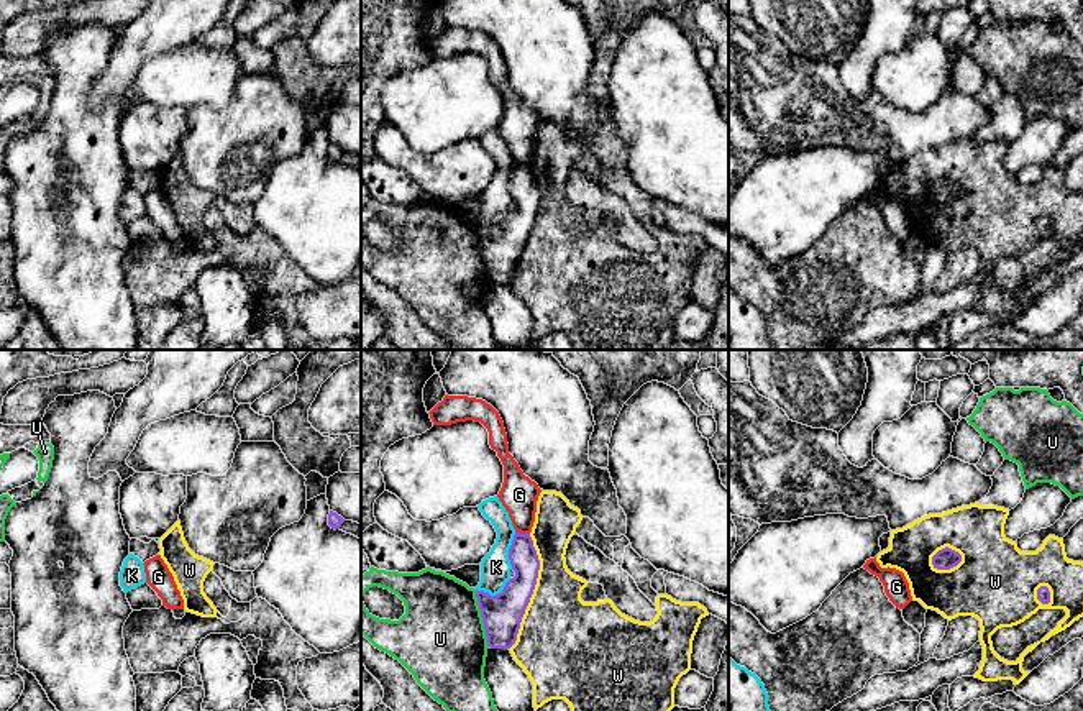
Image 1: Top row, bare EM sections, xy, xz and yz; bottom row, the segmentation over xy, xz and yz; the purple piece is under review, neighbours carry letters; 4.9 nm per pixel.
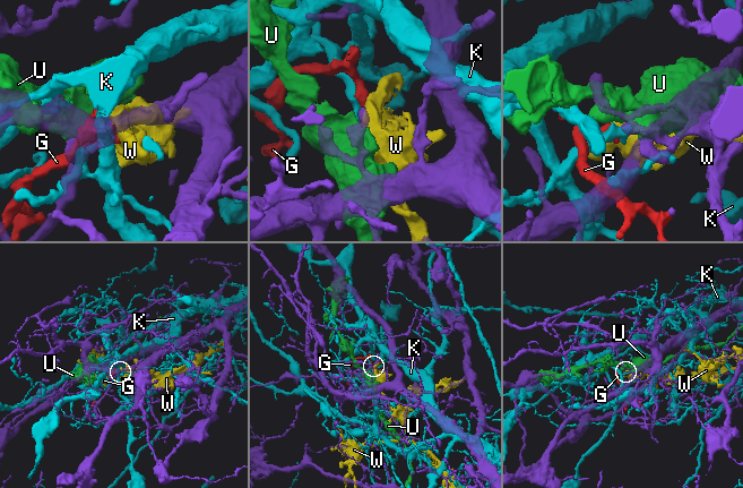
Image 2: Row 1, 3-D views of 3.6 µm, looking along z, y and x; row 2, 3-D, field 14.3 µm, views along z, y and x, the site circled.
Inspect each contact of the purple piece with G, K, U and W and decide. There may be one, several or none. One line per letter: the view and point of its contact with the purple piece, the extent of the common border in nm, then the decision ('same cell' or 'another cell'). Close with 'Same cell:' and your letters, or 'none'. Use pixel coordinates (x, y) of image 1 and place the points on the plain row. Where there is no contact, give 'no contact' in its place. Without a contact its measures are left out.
G: contact xz (522, 166); length 70 nm; another cell
K: contact xz (496, 227); length 190 nm; another cell
U: contact xz (483, 250); length 280 nm; another cell
W: contact xz (532, 224); length 600 nm; another cell
Same cell: none

